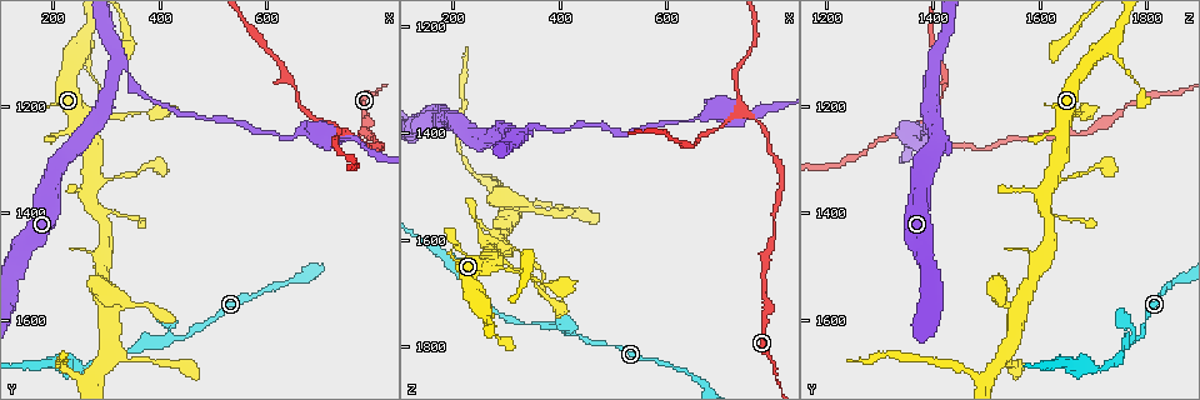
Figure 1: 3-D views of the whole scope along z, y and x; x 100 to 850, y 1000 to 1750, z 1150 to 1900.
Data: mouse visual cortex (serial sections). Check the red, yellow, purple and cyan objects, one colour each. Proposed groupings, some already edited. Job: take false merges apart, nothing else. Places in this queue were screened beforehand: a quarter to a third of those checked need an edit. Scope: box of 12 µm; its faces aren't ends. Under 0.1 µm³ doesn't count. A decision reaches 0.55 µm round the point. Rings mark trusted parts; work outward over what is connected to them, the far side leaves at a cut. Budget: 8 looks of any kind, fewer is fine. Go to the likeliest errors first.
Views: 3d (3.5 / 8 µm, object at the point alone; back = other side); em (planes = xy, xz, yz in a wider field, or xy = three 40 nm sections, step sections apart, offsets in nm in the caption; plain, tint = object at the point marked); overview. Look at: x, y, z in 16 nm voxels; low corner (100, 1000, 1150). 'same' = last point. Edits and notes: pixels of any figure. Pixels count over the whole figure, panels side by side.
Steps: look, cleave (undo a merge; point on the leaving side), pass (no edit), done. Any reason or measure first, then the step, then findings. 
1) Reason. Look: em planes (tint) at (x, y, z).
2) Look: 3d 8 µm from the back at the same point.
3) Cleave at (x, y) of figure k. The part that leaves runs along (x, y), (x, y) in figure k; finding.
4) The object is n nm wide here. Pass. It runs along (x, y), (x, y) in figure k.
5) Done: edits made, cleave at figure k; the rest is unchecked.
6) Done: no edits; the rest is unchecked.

Look: 3d 8 µm at (425, 1635, 1775).

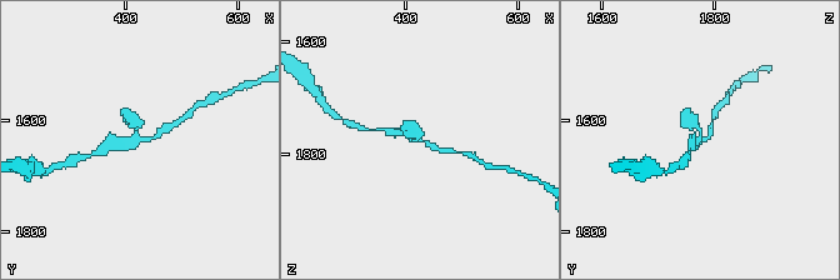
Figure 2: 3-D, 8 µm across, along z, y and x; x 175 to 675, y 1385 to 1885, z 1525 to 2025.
Look: em xy step 1 (tint) at (420, 1635, 1780).

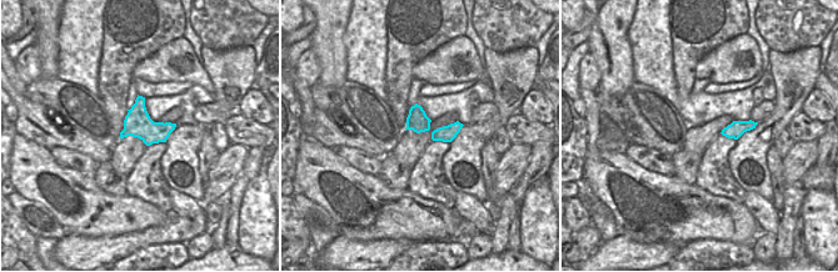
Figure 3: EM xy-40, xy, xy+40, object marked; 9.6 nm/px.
Pass. It runs along (169, 128), (155, 138), (105, 149) in figure 2; continuous, no second cell.

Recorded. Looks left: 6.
Three arms meet. Look: 3d 3.5 µm at (755, 1245, 1365).

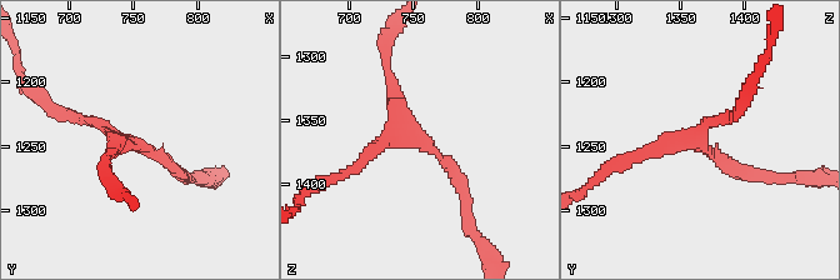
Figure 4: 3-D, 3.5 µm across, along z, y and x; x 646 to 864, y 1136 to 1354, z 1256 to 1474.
3 arms meet here; the arms are 150, 200, 200 nm wide. Look: em xy step 5 (tint) at (754, 1252, 1366).

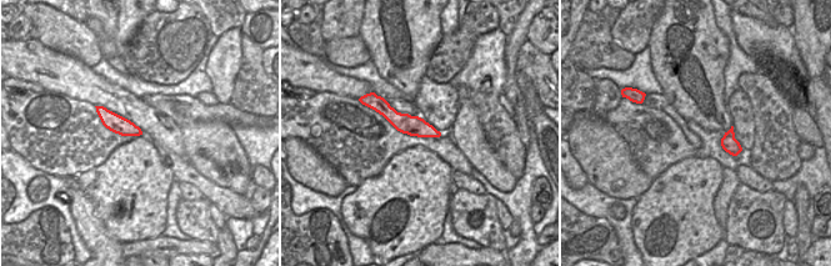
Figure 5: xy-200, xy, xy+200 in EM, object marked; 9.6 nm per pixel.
Pass. It runs along (186, 178), (144, 146), (71, 116) in figure 4; continuous, no second cell.

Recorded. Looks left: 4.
Three-way junction. Look: 3d 3.5 µm at (315, 1650, 1545).

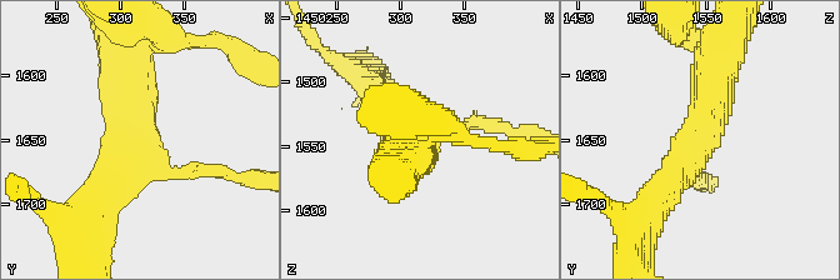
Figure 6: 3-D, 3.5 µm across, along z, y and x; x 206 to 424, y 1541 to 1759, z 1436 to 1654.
3 arms meet here; the arms are 150, 350, 600 nm wide. Look: em planes (tint) at (312, 1654, 1540).

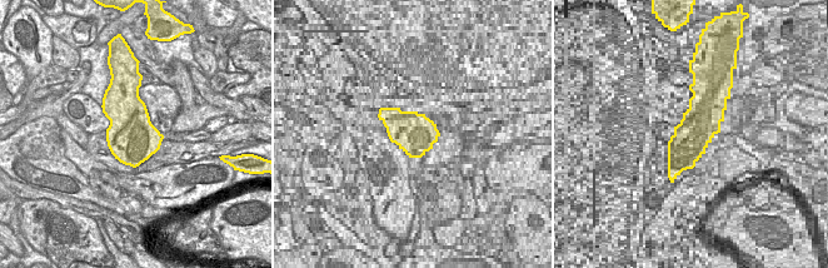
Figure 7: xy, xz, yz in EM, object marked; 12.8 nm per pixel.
Pass. It runs along (718, 66), (708, 128), (650, 204) in figure 6; continuous, no second cell.

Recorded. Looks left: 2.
Done: no edits; the rest is unchecked.

